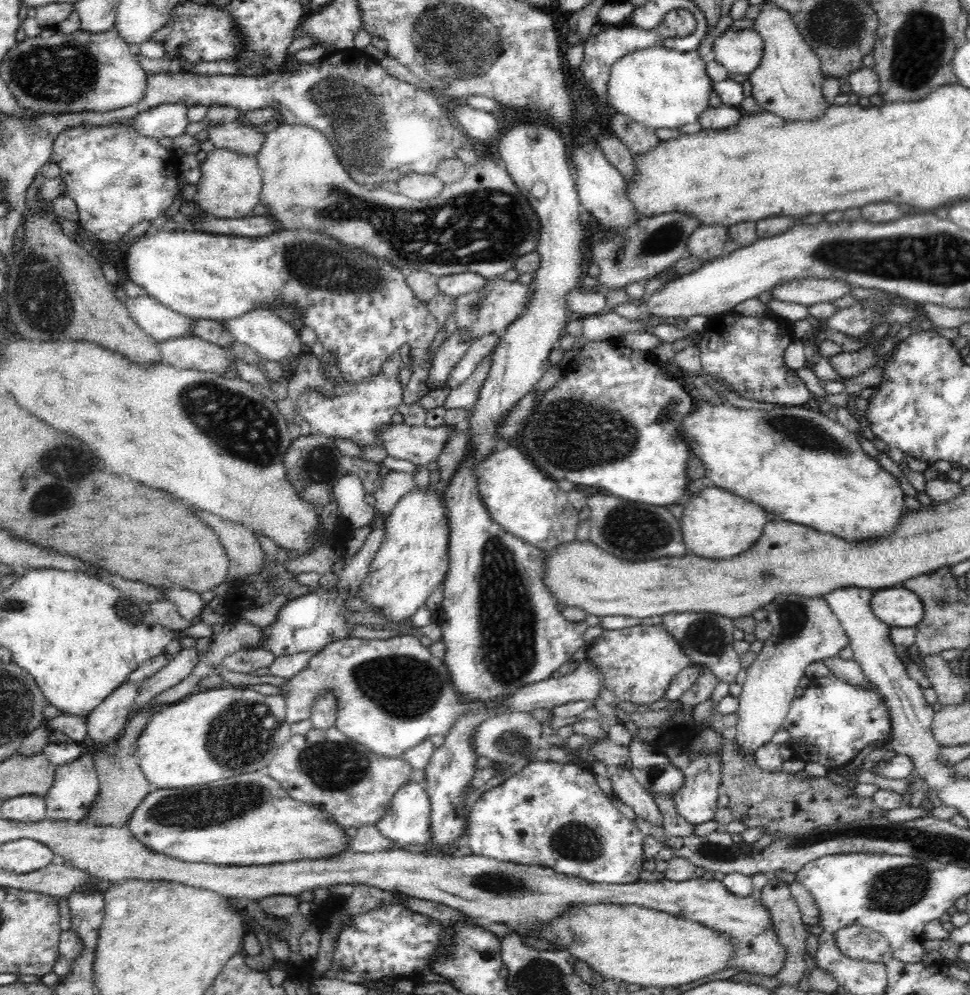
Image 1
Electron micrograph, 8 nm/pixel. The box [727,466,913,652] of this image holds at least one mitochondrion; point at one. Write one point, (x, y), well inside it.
(792, 613)

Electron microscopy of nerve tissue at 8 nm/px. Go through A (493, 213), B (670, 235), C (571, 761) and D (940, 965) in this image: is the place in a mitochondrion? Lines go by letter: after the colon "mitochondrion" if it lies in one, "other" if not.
A: mitochondrion
B: mitochondrion
C: other
D: other

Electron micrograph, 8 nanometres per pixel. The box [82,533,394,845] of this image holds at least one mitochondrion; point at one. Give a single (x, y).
(209, 807)

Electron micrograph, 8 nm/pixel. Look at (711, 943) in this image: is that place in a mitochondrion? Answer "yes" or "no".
no

